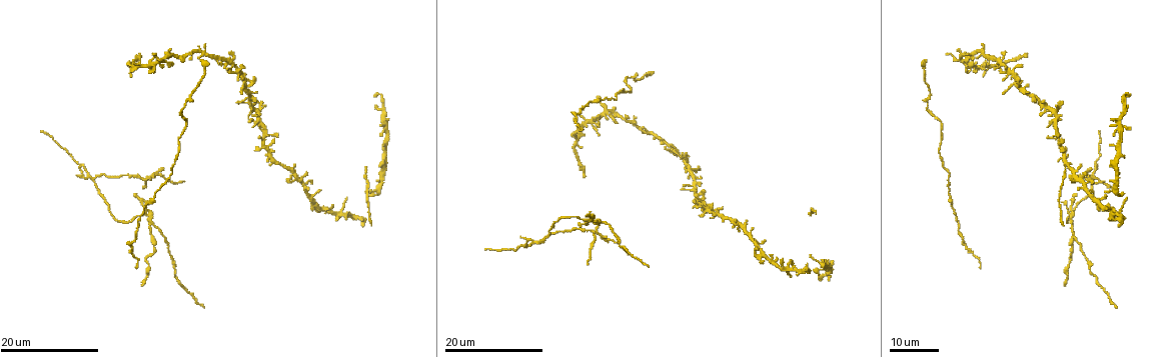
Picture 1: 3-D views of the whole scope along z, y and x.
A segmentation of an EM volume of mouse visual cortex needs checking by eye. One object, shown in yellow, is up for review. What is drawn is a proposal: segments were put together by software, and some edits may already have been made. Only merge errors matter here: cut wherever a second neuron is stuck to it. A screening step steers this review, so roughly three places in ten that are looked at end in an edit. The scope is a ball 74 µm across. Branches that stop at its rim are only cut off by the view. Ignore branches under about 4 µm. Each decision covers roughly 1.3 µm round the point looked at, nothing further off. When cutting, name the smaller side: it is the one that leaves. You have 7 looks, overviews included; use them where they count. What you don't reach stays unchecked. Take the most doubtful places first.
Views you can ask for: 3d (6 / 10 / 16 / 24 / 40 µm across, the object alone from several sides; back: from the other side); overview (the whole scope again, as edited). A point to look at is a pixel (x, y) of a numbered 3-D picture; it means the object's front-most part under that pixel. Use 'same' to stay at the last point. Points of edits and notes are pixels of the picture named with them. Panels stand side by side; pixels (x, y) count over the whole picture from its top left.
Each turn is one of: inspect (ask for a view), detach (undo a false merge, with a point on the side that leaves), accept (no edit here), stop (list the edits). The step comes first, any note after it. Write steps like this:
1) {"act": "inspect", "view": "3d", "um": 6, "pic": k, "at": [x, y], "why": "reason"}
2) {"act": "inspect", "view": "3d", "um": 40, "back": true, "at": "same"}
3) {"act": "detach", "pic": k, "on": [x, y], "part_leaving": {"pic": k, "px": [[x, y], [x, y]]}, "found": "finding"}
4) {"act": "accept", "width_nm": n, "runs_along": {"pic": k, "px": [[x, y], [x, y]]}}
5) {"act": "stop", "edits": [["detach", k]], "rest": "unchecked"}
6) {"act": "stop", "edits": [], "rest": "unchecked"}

{"act": "inspect", "view": "3d", "um": 24, "pic": 1, "at": [94, 179], "why": "four or more arms meet"}

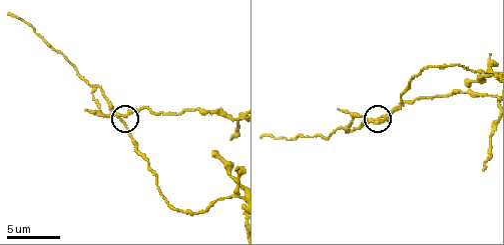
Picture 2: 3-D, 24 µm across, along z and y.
{"act": "inspect", "view": "3d", "um": 10, "pic": 2, "at": [377, 118], "why": "zoom in"}

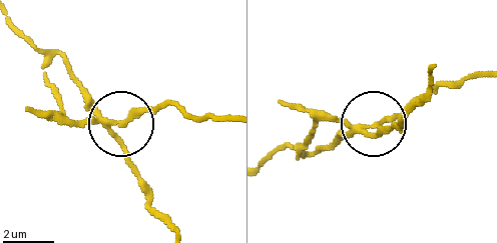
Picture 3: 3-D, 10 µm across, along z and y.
{"act": "detach", "pic": 3, "on": [67, 124], "side_arm_um": 17, "arms": 4, "found": "two neurons meet here"}

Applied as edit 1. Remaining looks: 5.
{"act": "inspect", "view": "3d", "um": 24, "pic": 1, "at": [155, 225], "why": "a fork"}

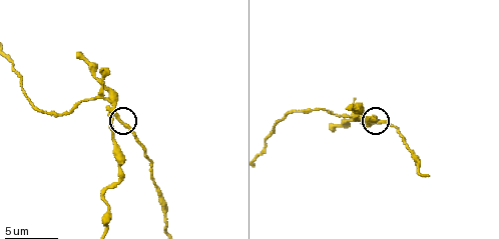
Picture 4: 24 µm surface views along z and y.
{"act": "inspect", "view": "3d", "um": 6, "pic": 4, "at": [119, 118], "why": "zoom in"}

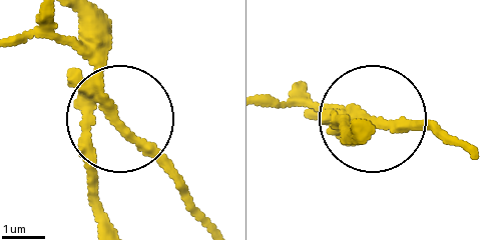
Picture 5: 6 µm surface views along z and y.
{"act": "detach", "pic": 5, "on": [89, 15], "part_leaving": {"pic": 5, "px": [[98, 81], [87, 120], [98, 228]]}, "found": "a second neuron is stuck on"}

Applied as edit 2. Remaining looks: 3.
{"act": "inspect", "view": "3d", "um": 24, "pic": 1, "at": [186, 53], "why": "four arms meet"}

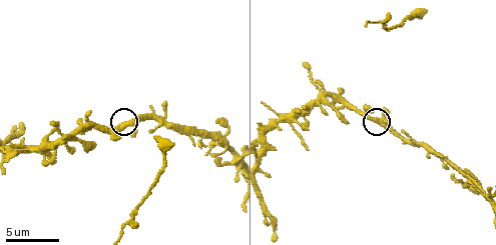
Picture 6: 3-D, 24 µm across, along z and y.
{"act": "inspect", "view": "3d", "um": 10, "pic": 6, "at": [379, 122], "why": "zoom in"}

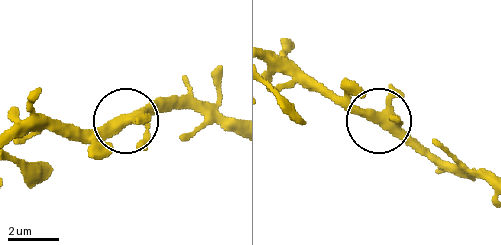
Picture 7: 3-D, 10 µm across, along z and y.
{"act": "accept", "side_arm_um": 26, "arms": 4, "found": "one neuron here"}

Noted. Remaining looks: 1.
{"act": "stop", "edits": [["detach", 3], ["detach", 5]], "rest": "unchecked"}

